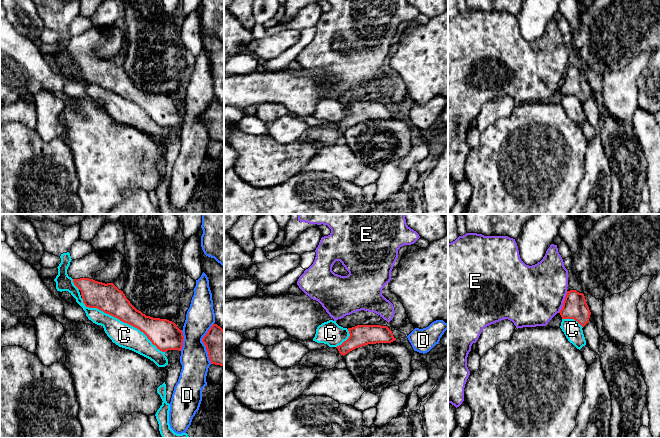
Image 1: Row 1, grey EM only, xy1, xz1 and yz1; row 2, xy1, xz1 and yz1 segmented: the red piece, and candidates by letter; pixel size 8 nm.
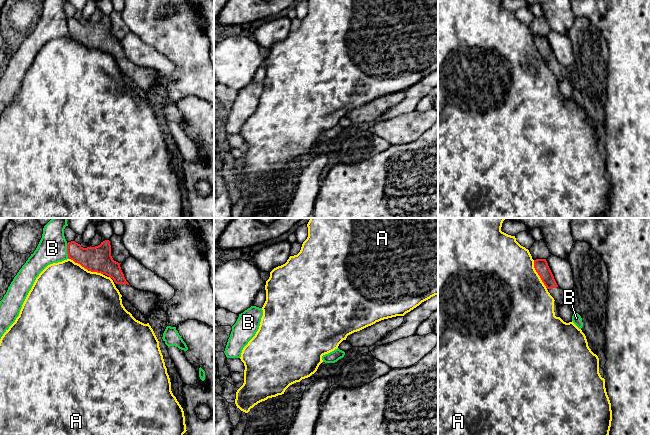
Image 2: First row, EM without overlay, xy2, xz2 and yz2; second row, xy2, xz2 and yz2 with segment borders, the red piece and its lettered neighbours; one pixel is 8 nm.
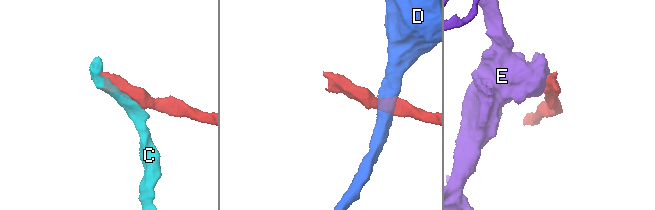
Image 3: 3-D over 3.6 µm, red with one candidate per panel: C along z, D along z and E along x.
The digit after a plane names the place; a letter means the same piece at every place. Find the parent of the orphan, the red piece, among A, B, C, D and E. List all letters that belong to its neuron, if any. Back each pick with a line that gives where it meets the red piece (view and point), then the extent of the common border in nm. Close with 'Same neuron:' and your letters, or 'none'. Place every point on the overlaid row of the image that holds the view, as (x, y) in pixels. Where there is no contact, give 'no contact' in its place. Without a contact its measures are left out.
Same neuron: none

